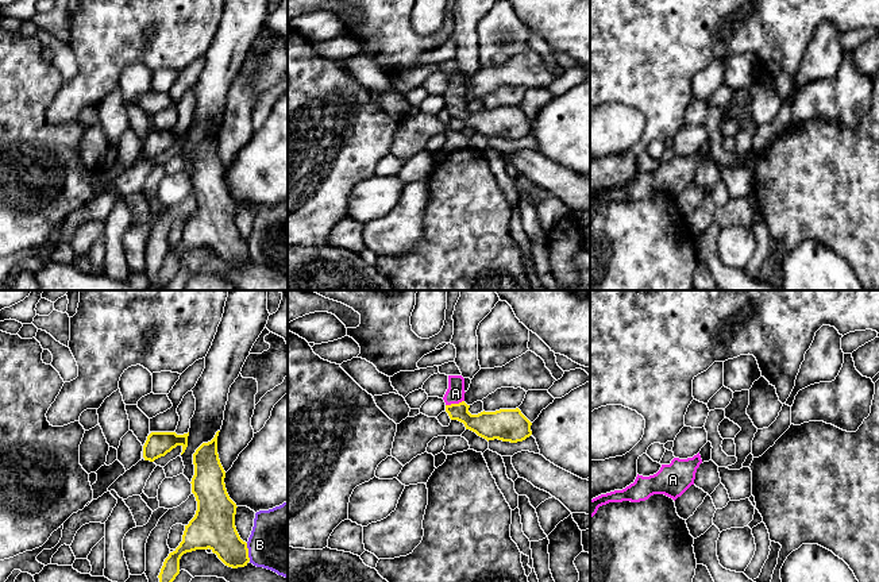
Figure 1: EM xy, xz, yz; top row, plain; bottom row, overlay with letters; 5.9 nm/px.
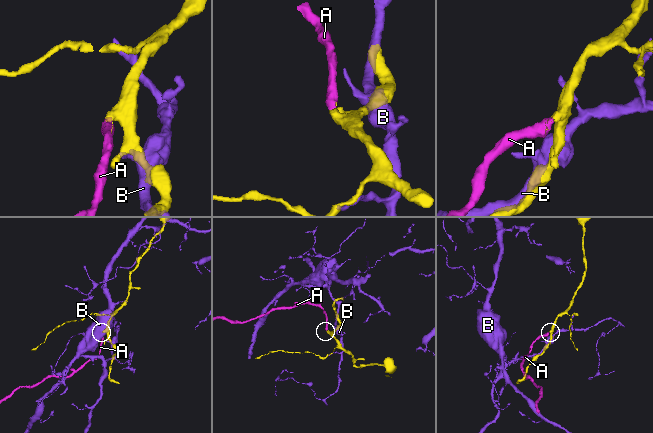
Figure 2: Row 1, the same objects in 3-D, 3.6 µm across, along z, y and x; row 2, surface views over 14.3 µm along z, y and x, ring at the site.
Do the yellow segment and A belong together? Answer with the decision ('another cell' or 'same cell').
same cell

